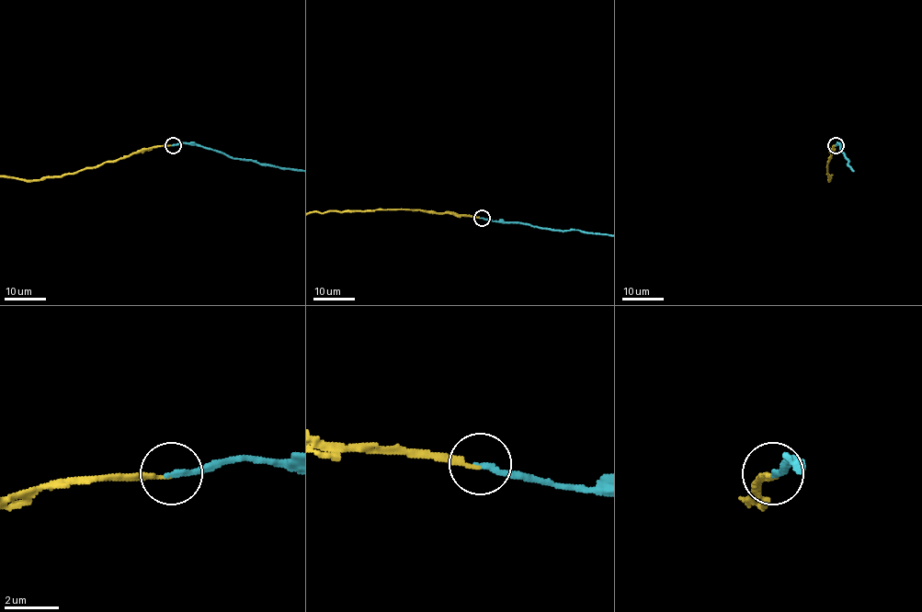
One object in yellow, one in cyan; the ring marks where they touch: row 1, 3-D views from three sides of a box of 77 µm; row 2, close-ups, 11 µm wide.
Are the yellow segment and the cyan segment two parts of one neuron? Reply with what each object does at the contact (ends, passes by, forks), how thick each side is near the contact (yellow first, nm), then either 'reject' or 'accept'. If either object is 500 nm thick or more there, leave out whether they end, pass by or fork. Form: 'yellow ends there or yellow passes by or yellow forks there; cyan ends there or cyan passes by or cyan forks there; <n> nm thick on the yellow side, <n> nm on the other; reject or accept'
yellow ends there; cyan ends there; 130 nm thick on the yellow side, 190 nm on the other; accept

